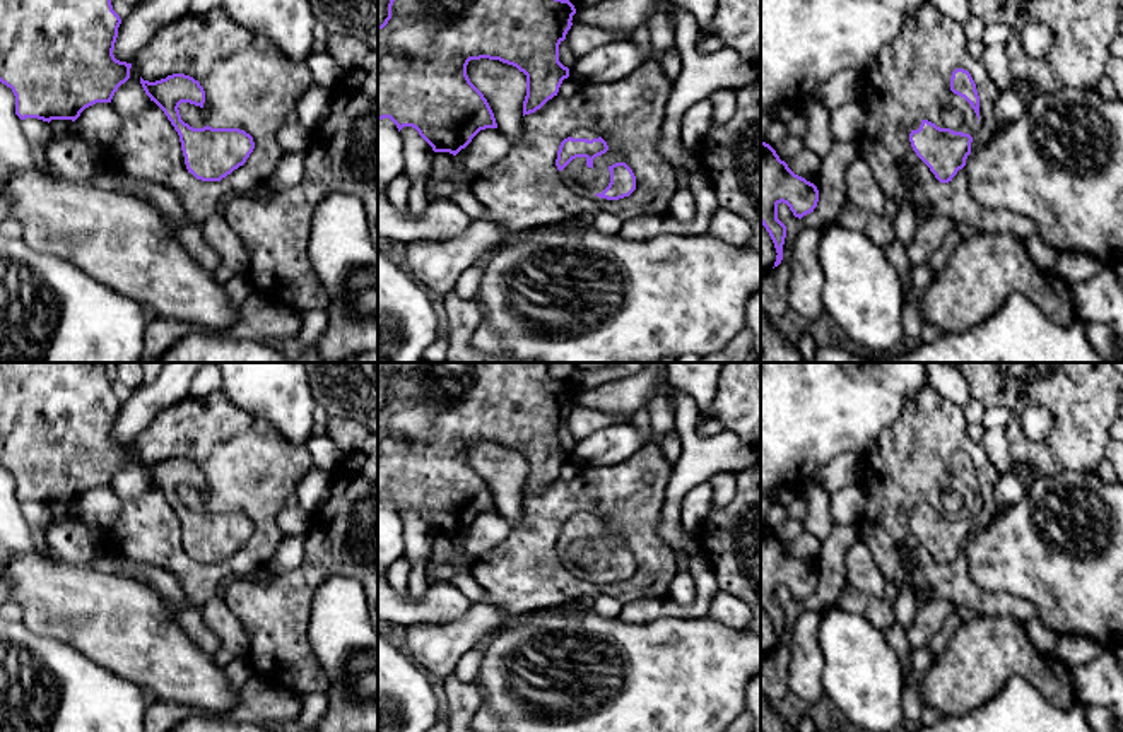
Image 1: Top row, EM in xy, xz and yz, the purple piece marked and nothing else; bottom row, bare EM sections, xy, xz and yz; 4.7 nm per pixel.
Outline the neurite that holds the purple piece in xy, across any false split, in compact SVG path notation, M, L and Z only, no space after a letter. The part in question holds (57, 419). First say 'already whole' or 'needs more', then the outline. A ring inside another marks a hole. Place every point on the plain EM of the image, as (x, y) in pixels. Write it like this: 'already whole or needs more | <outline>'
already whole | M0 363L0 465L15 479L15 498L21 503L38 501L43 505L72 503L96 486L111 486L115 475L130 462L132 446L115 441L113 433L118 421L120 398L113 393L106 363Z

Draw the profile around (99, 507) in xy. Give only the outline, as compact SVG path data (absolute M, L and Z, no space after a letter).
M111 486L85 491L73 505L73 511L99 539L106 539L120 515L121 499Z

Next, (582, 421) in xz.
M573 407L566 417L566 429L574 441L585 440L598 429L605 429L612 424L627 422L622 416L612 416L591 407Z

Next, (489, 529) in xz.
M499 511L480 513L472 525L456 537L472 561L480 559L511 534L508 520Z

